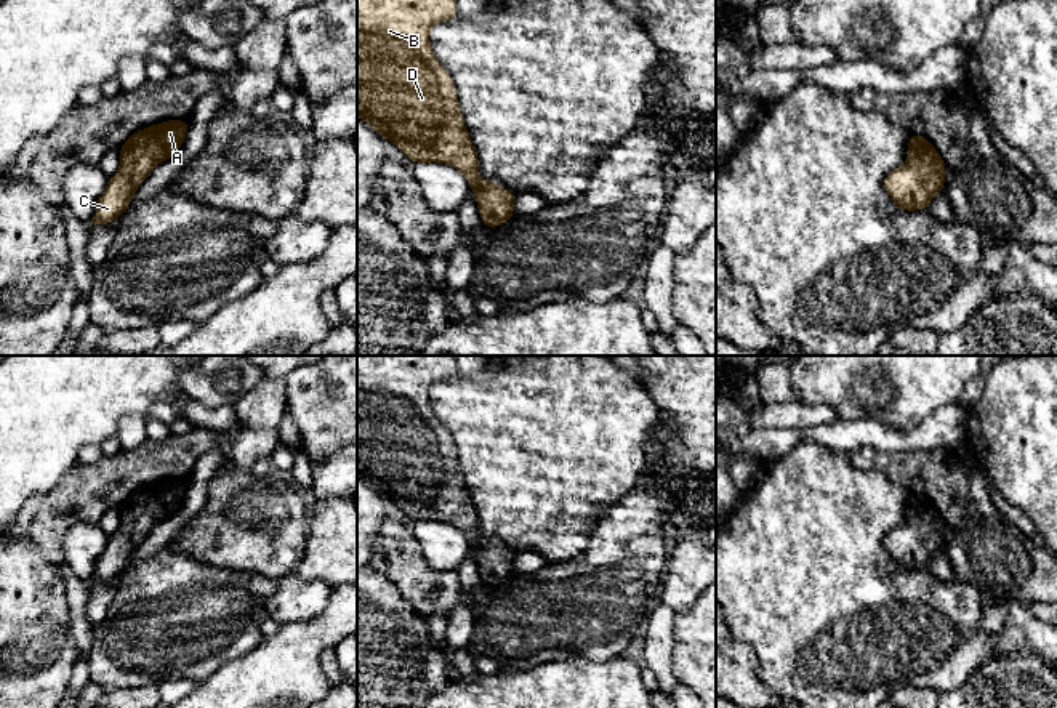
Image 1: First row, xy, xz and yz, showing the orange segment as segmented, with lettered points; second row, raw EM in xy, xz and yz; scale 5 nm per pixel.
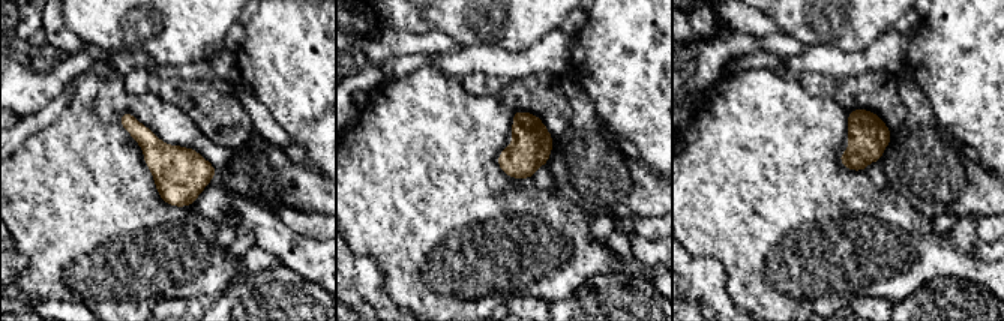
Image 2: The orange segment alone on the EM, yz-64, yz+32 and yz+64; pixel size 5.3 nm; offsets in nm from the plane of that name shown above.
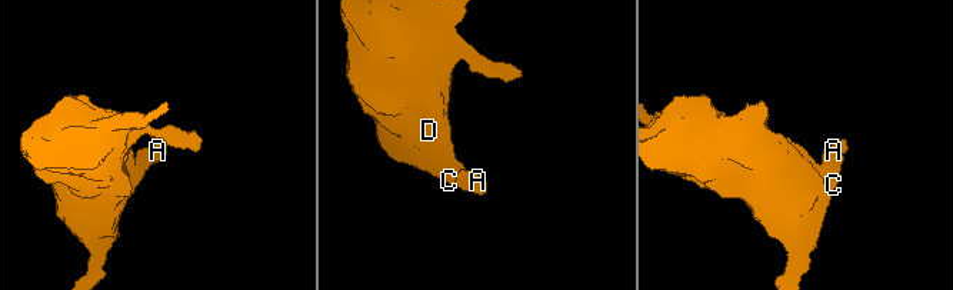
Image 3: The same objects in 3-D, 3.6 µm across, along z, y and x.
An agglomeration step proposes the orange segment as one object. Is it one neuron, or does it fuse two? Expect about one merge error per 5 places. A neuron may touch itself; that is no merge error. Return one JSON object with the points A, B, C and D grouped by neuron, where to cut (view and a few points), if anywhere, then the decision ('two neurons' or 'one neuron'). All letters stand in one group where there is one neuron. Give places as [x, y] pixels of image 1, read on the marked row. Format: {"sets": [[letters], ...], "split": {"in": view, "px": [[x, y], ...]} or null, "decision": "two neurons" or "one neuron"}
{"sets": [["A", "B", "C", "D"]], "split": null, "decision": "one neuron"}

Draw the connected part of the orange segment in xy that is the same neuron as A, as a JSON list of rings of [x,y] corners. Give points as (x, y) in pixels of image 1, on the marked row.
[[[165,120],[133,133],[120,147],[120,168],[98,199],[90,226],[119,219],[154,167],[181,149],[187,128],[189,120]]]

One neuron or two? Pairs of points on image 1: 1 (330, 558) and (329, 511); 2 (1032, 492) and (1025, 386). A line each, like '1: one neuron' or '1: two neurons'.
1: one neuron
2: one neuron

